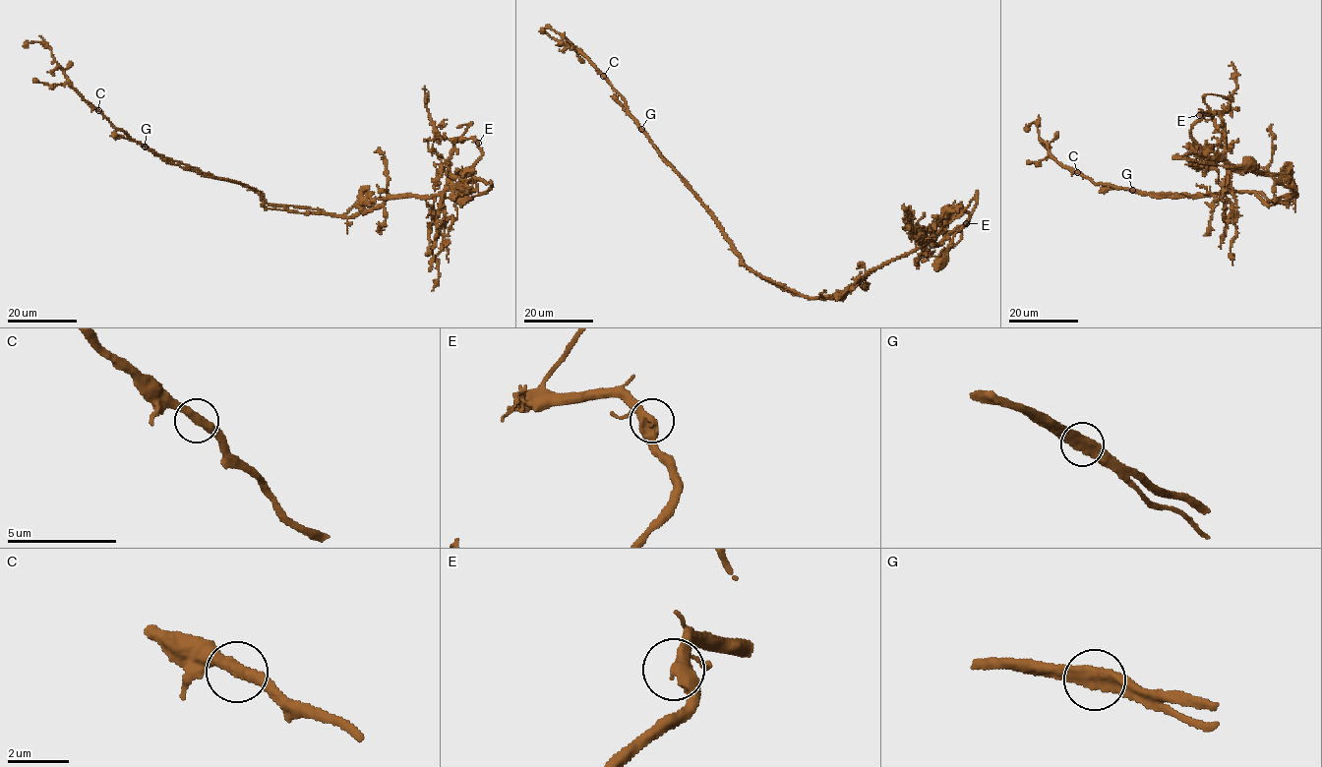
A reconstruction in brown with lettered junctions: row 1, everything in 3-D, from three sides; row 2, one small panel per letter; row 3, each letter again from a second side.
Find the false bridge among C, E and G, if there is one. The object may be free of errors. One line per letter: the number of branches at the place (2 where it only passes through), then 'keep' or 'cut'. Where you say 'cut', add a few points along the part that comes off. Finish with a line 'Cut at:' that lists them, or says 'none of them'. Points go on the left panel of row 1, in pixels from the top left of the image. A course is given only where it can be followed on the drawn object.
C: branches 2; keep
E: branches 2; keep
G: branches 2; cut; course (145, 146), (253, 188), (268, 207), (354, 216), (389, 196), (446, 188), (453, 142), (438, 134), (424, 86)
Cut at: G

